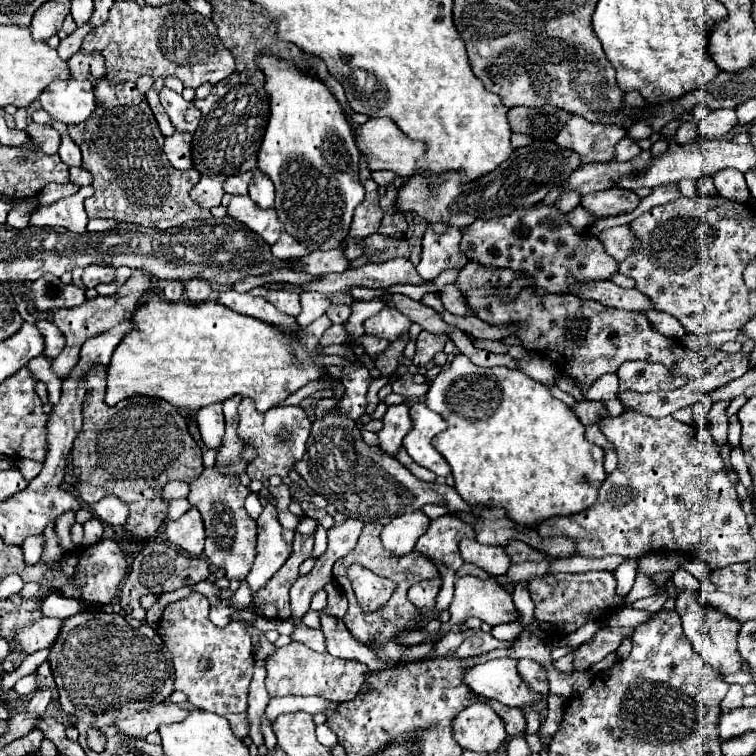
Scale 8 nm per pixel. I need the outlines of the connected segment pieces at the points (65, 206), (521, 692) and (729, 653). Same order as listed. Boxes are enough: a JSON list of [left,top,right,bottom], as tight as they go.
[[29,185,93,233],[465,657,541,707],[675,589,741,675]]

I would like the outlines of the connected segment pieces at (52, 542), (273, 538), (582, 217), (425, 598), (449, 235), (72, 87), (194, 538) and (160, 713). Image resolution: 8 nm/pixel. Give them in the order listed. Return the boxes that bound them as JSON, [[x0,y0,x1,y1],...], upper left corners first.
[[41,529,63,567],[245,503,291,595],[567,207,595,233],[409,579,441,621],[417,225,467,281],[41,81,95,123],[165,507,205,555],[115,701,187,739]]

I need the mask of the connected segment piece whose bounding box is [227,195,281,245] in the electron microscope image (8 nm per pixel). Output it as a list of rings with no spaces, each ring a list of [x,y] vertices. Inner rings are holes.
[[[233,197],[227,205],[227,215],[235,221],[247,225],[251,231],[259,233],[269,245],[279,239],[281,225],[275,217],[275,209],[259,209],[249,197]]]

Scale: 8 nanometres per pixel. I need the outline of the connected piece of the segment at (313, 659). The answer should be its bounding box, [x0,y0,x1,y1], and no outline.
[265,641,365,701]

